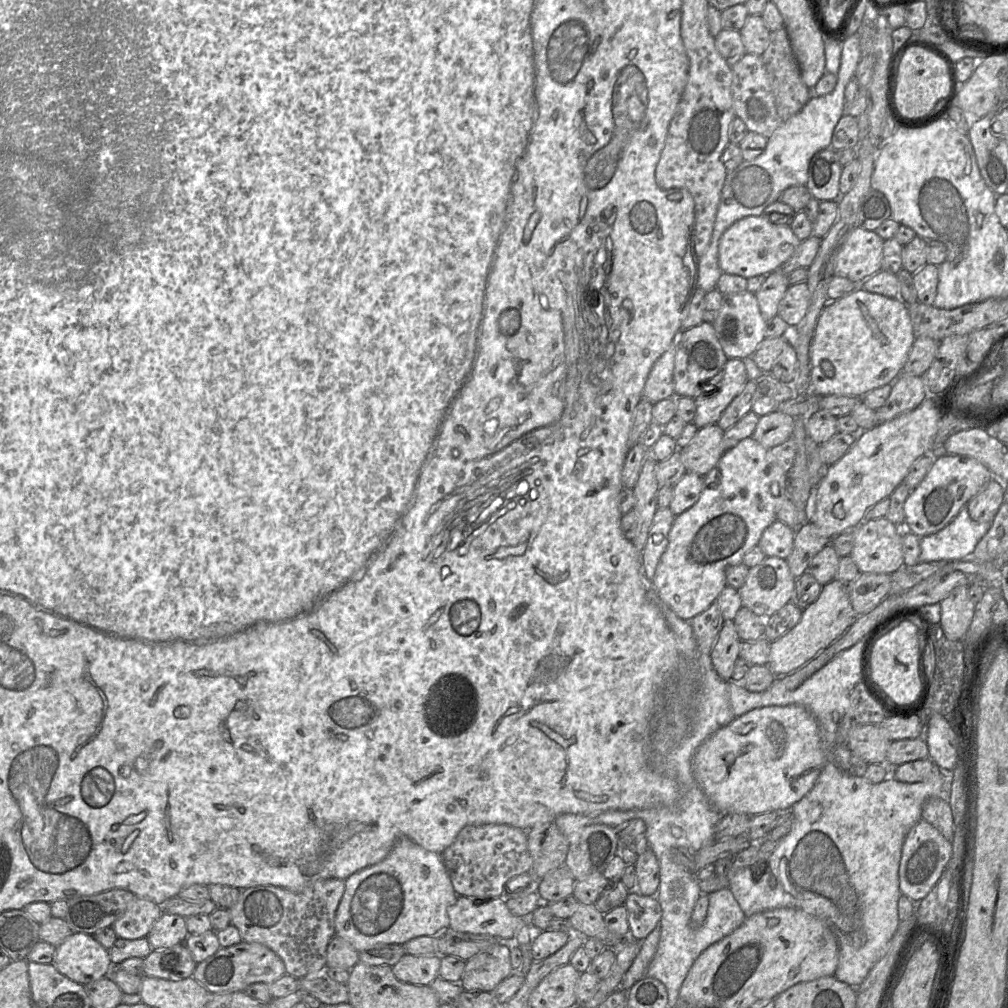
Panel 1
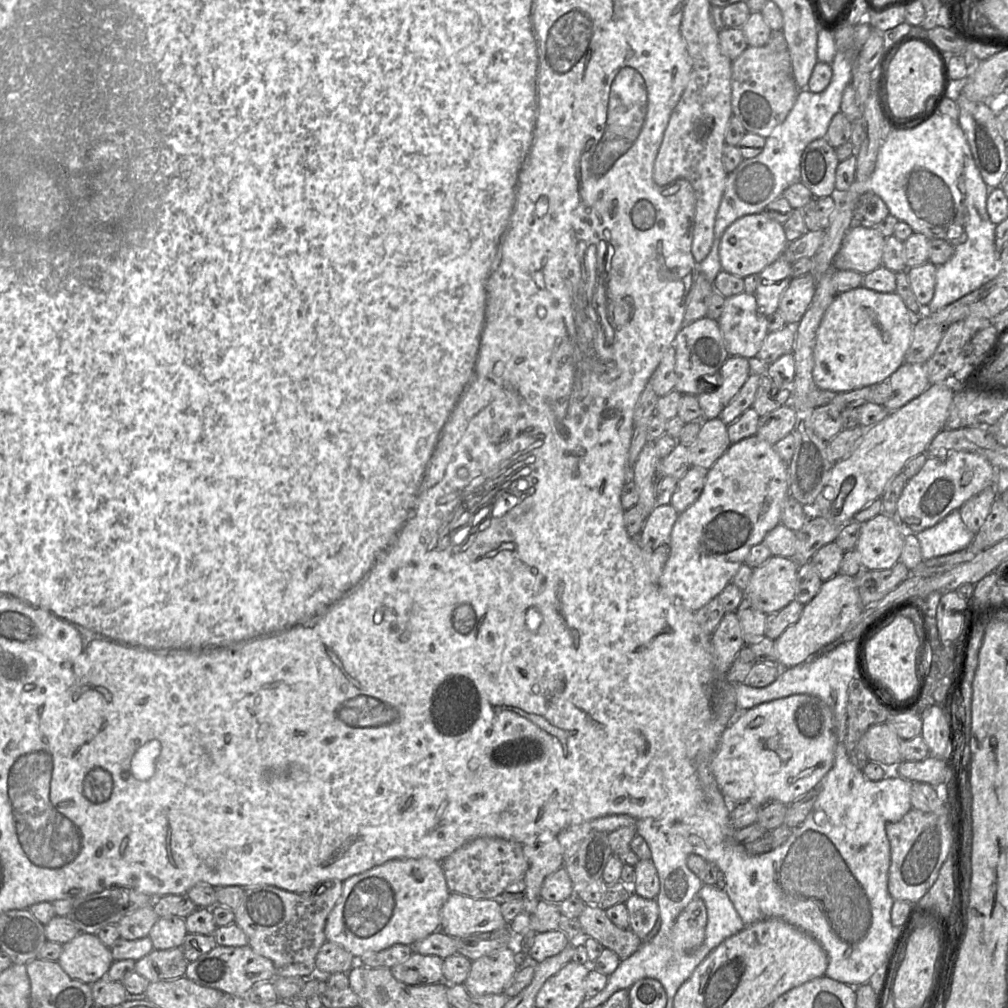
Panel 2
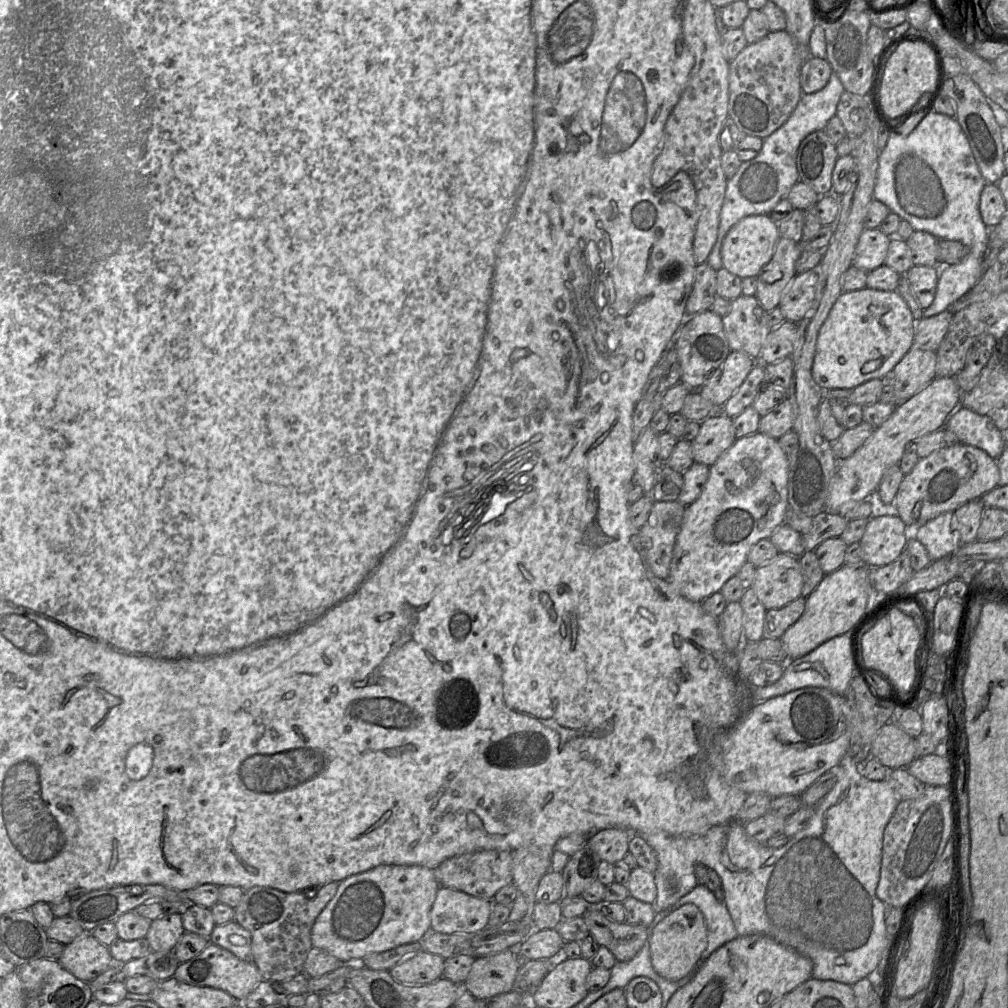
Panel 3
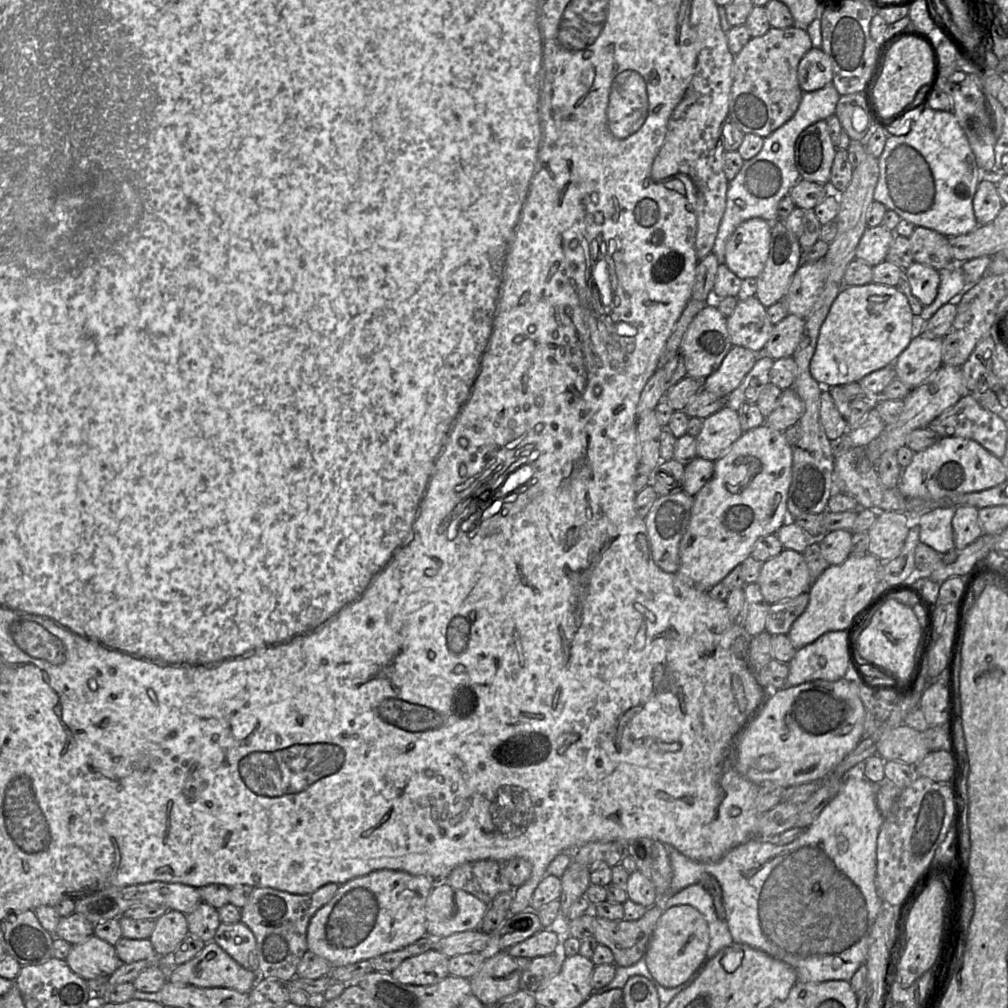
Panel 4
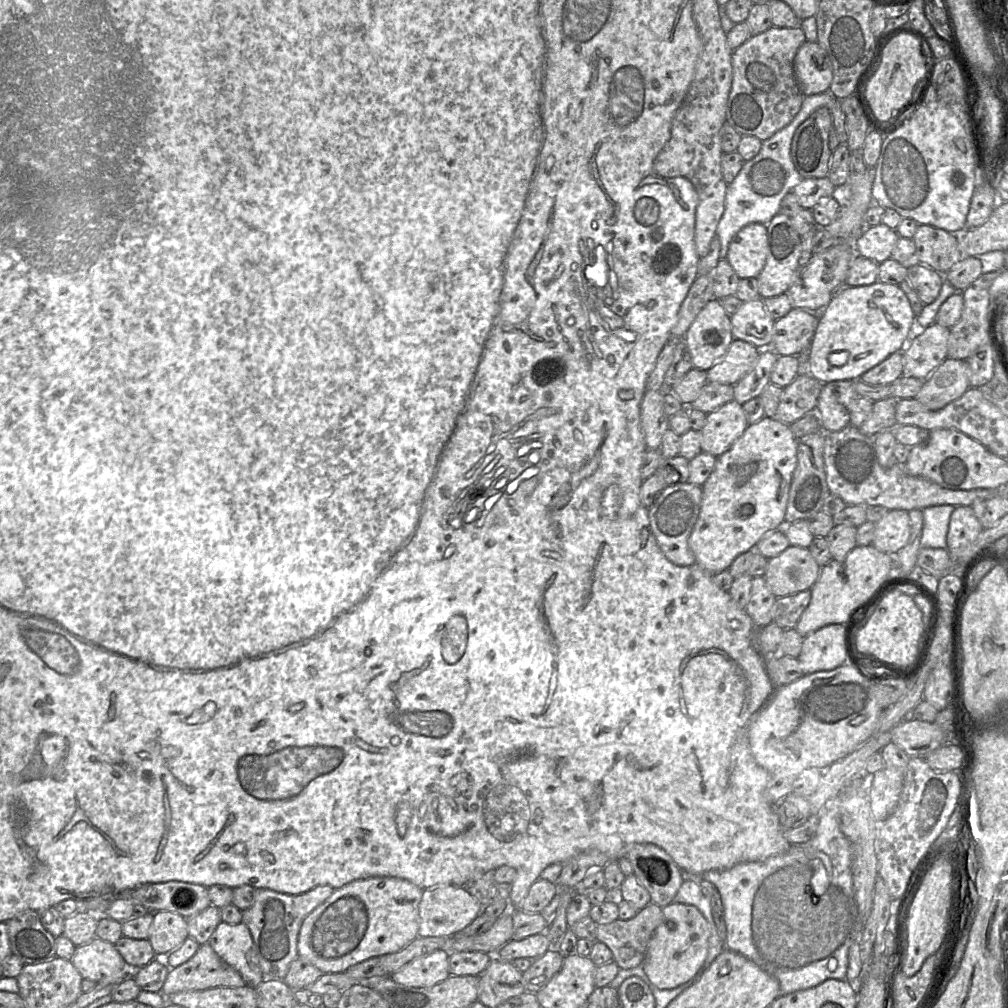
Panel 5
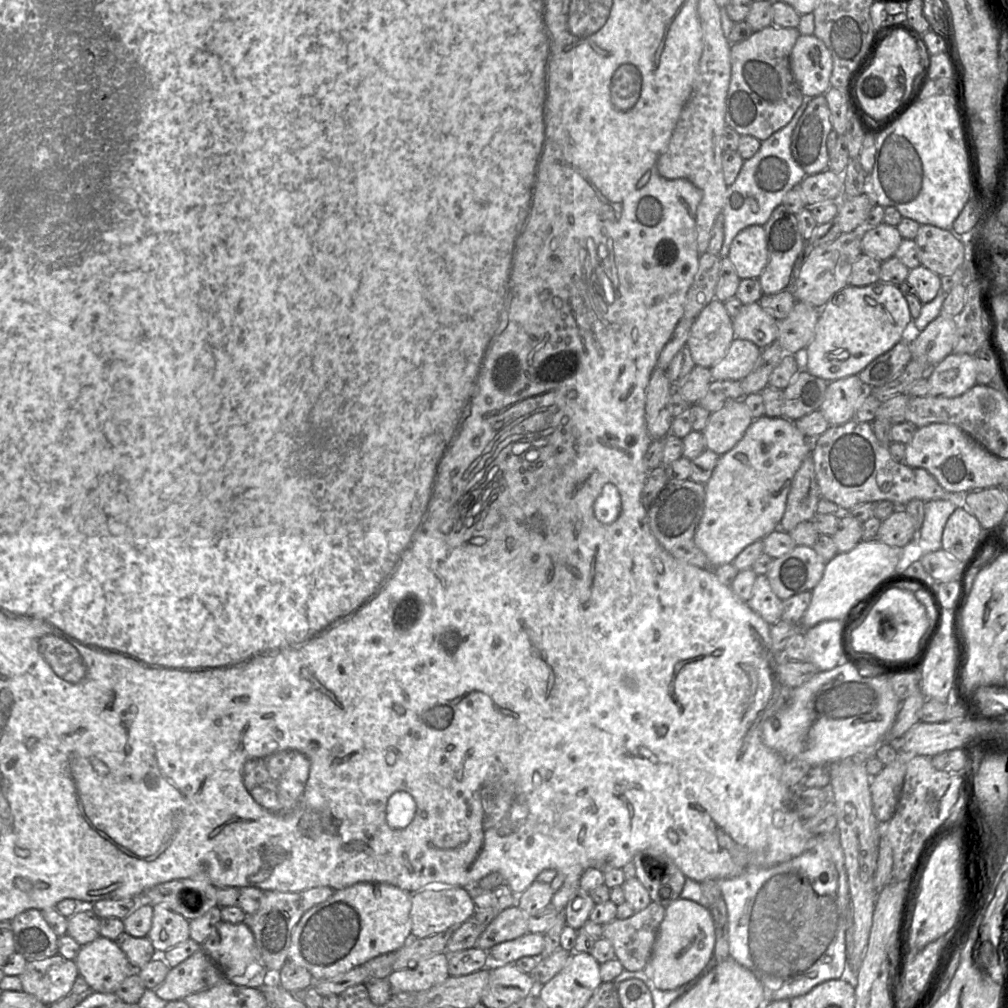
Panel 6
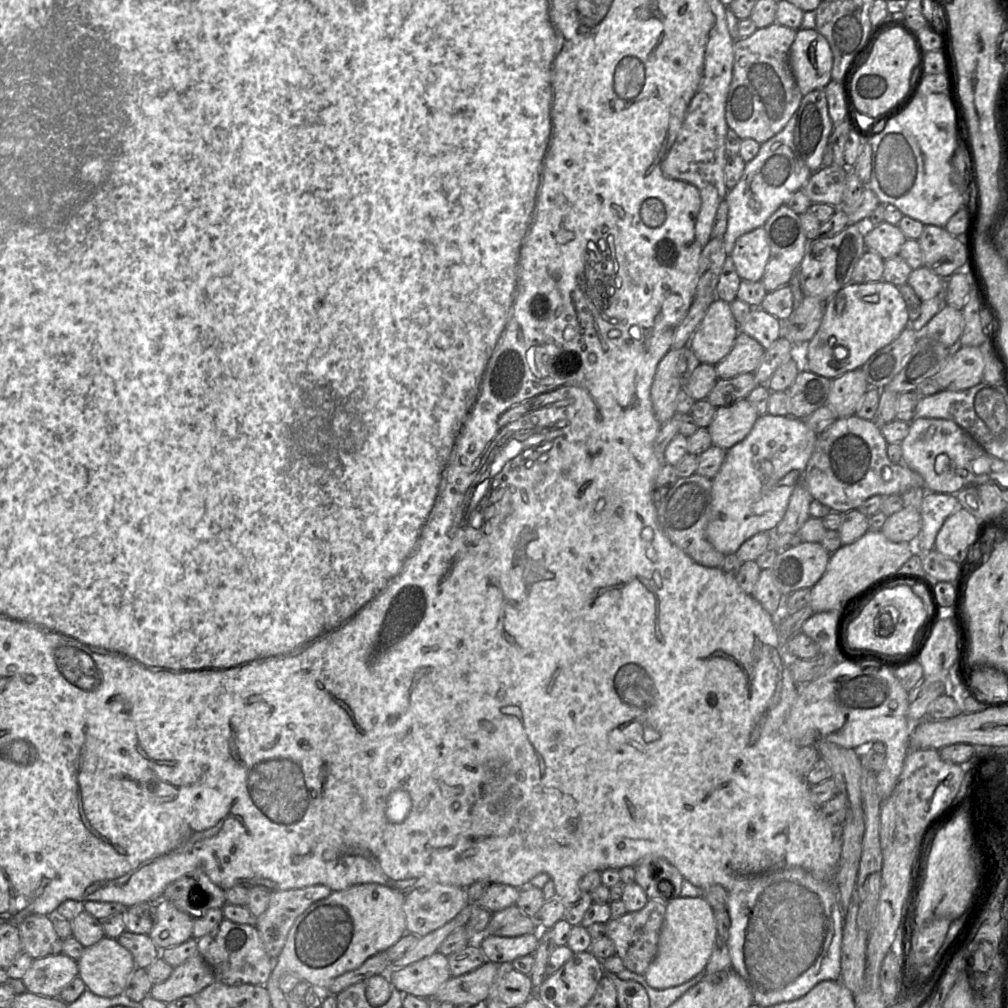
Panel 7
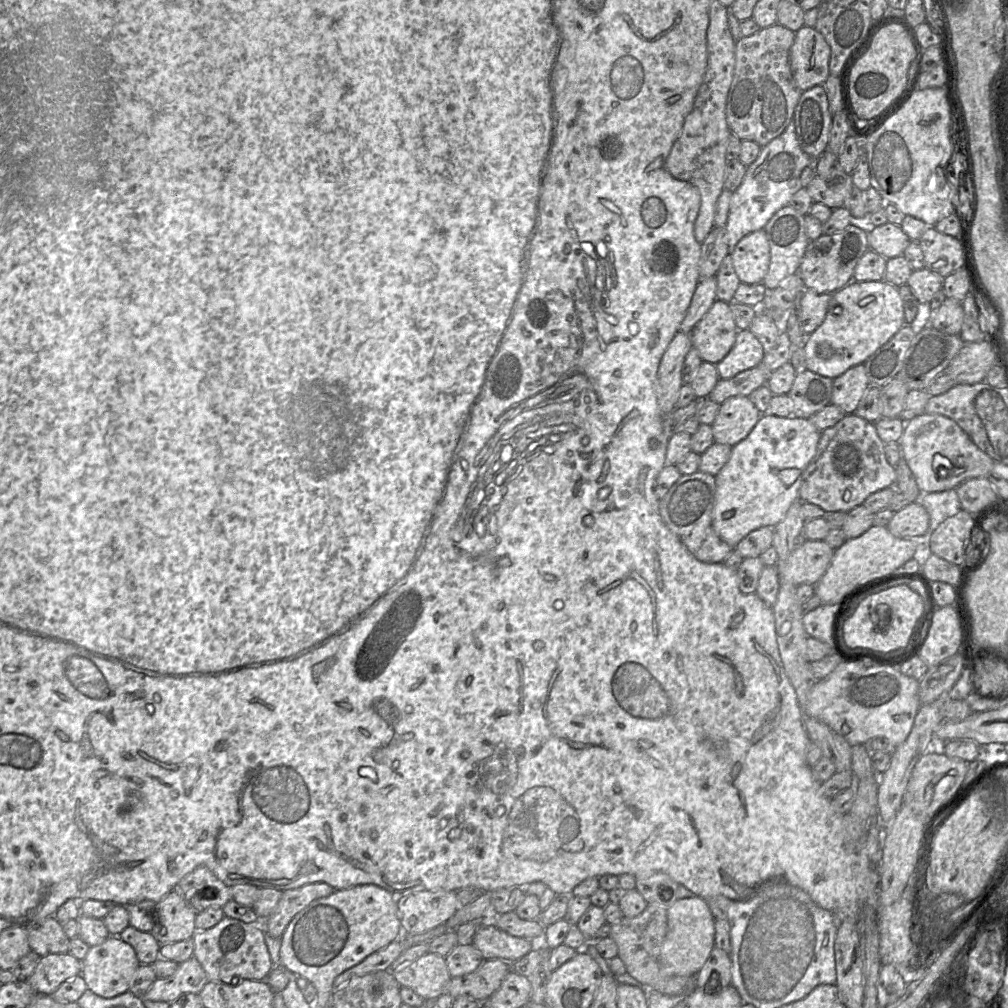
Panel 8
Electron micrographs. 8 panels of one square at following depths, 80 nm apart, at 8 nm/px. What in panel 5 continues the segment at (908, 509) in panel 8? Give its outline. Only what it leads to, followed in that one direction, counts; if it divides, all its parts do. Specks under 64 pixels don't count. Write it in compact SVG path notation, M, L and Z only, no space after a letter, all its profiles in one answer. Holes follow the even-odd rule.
M889 510L876 523L873 546L881 552L895 555L910 538L910 518L906 510Z

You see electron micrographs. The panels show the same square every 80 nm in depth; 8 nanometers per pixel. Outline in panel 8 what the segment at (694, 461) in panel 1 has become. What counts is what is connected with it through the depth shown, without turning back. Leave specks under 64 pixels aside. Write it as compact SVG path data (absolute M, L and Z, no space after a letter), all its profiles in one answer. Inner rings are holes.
M734 396L720 404L711 424L714 442L733 447L748 436L762 413L747 396Z

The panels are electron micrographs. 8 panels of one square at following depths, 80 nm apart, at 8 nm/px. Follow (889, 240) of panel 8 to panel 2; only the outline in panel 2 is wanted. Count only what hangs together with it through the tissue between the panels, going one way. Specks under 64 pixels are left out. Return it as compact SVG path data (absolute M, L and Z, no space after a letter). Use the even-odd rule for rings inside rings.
M855 225L846 234L834 258L835 270L853 270L863 275L882 265L886 237L877 228Z

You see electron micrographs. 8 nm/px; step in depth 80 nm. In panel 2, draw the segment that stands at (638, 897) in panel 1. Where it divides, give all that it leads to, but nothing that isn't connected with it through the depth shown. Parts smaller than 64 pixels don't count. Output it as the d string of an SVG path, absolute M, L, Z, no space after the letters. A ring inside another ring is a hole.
M632 892L625 905L628 910L629 929L643 940L659 918L656 899L646 899Z

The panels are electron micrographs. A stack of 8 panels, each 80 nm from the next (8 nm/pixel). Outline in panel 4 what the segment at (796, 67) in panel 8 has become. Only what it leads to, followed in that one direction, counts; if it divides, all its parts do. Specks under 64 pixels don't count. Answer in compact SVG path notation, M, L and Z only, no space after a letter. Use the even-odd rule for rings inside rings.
M812 47L801 58L797 78L803 92L816 91L832 83L832 64L821 48Z

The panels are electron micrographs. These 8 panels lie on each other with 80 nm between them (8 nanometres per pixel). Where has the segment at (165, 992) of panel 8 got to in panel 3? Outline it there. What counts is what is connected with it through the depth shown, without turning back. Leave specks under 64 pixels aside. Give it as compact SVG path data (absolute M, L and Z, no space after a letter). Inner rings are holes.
M212 942L197 956L180 963L173 977L190 985L221 989L239 1002L244 1001L263 980L261 972L252 960L241 960L230 951L212 944Z

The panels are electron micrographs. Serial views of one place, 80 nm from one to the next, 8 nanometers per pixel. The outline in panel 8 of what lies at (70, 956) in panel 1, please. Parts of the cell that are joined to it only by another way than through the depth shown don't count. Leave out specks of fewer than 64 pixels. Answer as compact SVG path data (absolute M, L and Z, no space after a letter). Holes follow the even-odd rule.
M118 936L89 948L82 960L81 976L96 995L113 998L129 991L140 962L131 945Z

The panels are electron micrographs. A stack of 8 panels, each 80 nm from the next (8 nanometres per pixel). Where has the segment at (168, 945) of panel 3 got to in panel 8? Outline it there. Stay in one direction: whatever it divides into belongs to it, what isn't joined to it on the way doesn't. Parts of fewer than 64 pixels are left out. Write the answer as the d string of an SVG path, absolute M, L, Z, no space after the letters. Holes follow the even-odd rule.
M171 891L157 903L155 911L155 925L150 933L160 945L189 940L196 932L196 915L197 914L187 906L184 899L178 892Z

